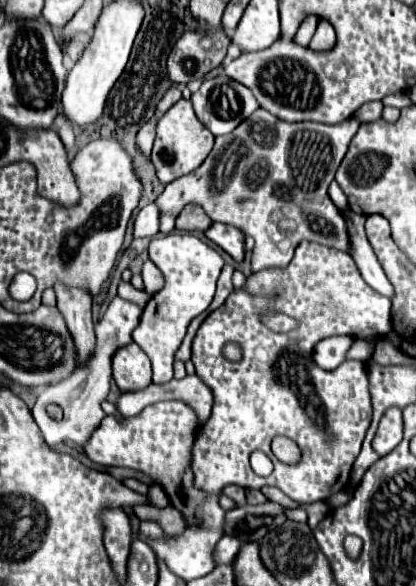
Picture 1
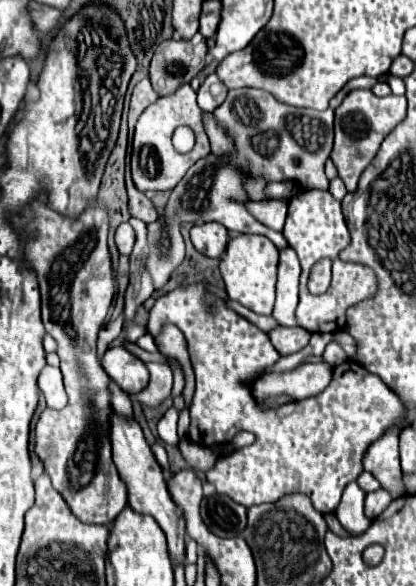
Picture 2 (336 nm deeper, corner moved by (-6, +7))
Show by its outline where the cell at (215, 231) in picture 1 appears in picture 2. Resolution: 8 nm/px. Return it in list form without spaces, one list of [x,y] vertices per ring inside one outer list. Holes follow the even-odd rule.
[[[218,223],[194,225],[190,229],[190,241],[198,253],[202,253],[206,257],[220,257],[226,249],[228,231],[226,231],[226,227],[222,227]]]

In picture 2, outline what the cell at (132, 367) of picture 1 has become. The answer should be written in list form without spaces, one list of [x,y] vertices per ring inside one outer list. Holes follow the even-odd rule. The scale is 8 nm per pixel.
[[[110,347],[102,357],[102,367],[124,393],[142,391],[150,379],[146,365],[124,347]]]

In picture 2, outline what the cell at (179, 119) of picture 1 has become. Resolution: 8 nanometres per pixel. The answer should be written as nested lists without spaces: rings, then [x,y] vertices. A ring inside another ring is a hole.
[[[182,85],[174,95],[160,97],[152,105],[148,105],[136,123],[134,141],[132,141],[132,157],[130,157],[134,187],[142,193],[150,189],[160,189],[160,191],[174,189],[174,185],[184,177],[184,173],[208,153],[210,153],[210,141],[208,141],[208,135],[204,133],[202,109],[196,103],[196,93],[192,91],[190,85]],[[178,125],[188,125],[196,133],[196,147],[186,155],[176,153],[172,147],[172,133]]]

